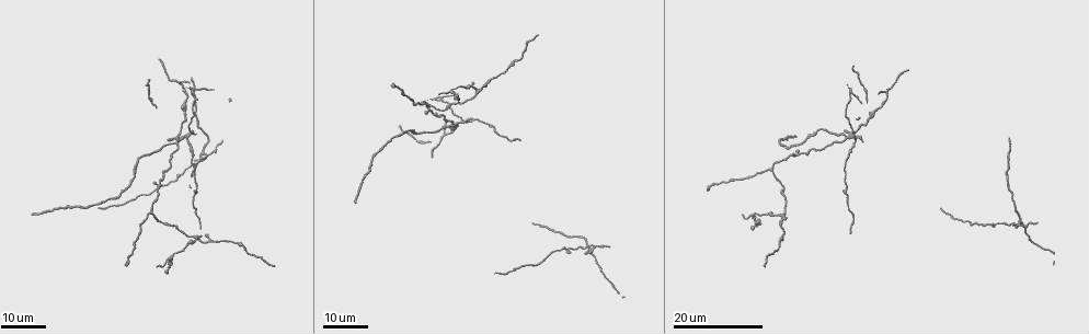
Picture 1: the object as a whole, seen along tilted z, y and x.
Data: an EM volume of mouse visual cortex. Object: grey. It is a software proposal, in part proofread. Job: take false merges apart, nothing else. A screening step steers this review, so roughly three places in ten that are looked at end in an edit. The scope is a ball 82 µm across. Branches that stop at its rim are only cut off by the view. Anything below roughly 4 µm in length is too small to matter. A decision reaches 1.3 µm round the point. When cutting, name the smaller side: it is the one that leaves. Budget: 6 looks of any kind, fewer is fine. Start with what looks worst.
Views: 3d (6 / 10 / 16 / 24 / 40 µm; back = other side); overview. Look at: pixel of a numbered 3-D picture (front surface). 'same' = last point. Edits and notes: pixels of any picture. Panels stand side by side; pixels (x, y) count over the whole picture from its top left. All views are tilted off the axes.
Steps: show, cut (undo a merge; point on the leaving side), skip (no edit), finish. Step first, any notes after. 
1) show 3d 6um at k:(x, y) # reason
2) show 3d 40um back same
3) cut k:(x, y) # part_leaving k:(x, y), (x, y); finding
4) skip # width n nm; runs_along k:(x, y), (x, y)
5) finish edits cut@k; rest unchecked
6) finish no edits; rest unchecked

show 3d 16um at 1:(201, 152) # four or more arms meet

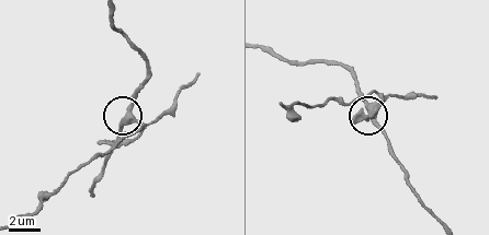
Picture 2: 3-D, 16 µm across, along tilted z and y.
show 3d 10um at 2:(129, 120)

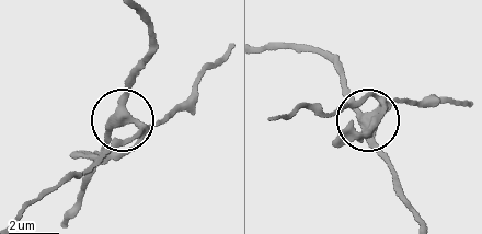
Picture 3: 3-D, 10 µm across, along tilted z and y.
cut 3:(113, 151) # width 340 nm; part_leaving 3:(142, 132), (107, 149), (79, 177), (52, 186), (21, 214); two neurons meet here

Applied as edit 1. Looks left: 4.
show 3d 24um at 1:(478, 91) # arms part here

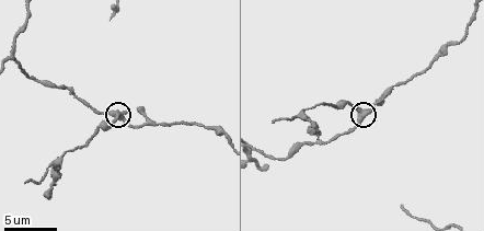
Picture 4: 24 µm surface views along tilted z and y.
show 3d 10um at 4:(362, 111) # closer look

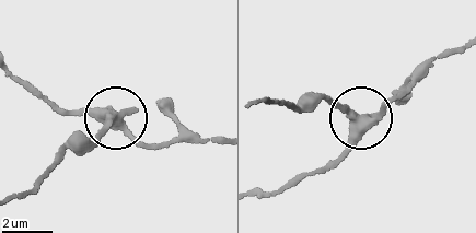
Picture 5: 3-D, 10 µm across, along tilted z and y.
cut 5:(100, 135) # side_arm 15 um; arms 3; a second neuron is stuck on

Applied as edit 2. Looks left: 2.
show 3d 10um at 4:(14, 59) # branch point

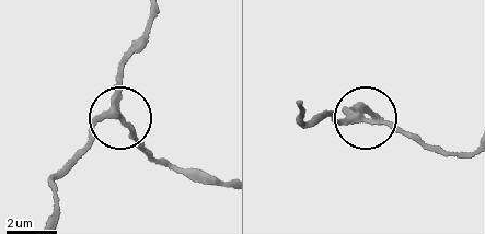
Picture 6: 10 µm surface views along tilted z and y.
skip # side_arm 19 um; runs_along 6:(149, 19), (123, 66), (116, 117), (101, 119), (80, 150); one neuron here

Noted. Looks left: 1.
finish edits cut@3, cut@5; rest unchecked

